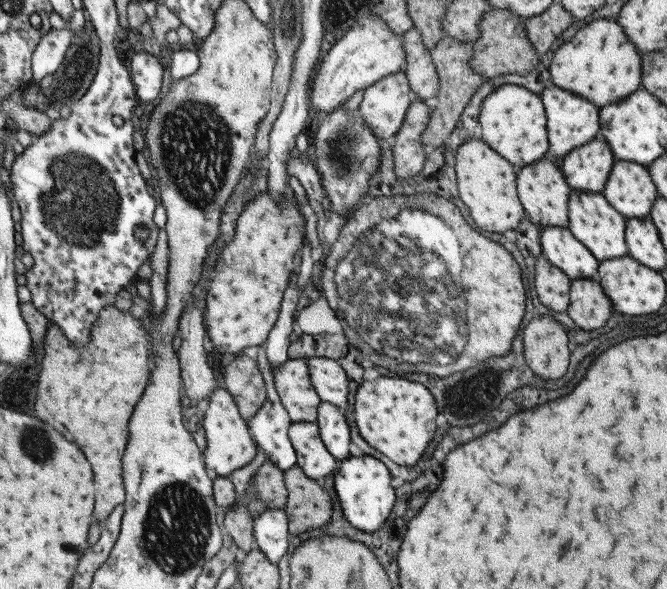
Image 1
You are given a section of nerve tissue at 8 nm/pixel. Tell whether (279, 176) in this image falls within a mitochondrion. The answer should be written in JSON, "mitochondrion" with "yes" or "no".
{"mitochondrion":"no"}

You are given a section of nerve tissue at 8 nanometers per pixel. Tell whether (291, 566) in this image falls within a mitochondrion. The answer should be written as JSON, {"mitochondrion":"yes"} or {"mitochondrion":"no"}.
{"mitochondrion":"no"}

